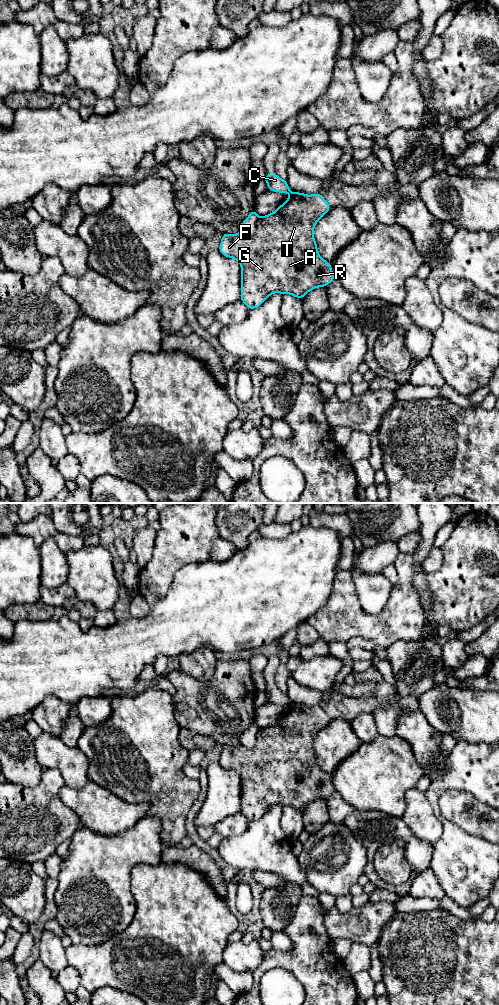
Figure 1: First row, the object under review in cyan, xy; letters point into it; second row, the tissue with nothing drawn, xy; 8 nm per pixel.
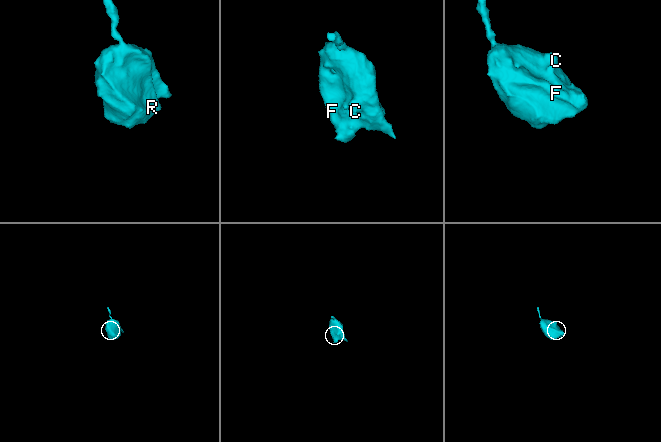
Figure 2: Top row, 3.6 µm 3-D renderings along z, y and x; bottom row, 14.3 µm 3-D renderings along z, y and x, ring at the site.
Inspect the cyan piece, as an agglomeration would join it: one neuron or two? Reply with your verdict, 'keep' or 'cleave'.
cleave

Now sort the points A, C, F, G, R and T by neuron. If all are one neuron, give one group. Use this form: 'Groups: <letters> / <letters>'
Groups: A F G R T / C

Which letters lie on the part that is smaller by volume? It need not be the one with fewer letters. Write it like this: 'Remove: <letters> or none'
Remove: C

